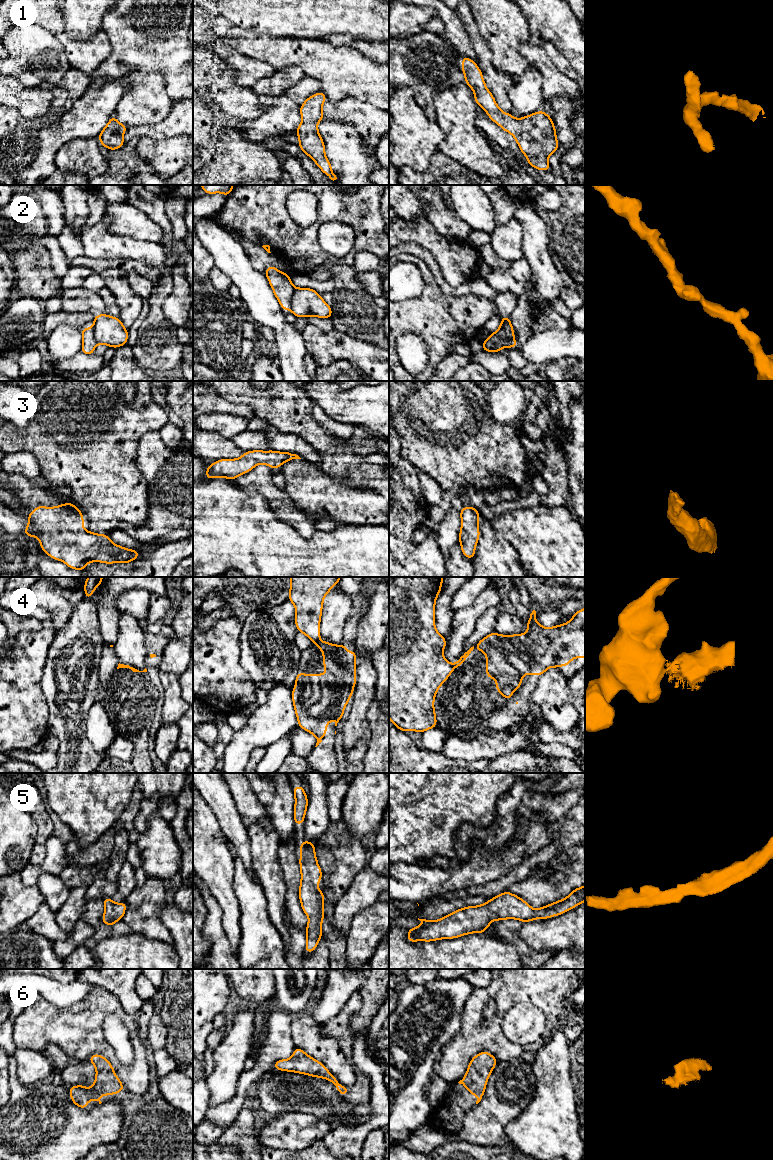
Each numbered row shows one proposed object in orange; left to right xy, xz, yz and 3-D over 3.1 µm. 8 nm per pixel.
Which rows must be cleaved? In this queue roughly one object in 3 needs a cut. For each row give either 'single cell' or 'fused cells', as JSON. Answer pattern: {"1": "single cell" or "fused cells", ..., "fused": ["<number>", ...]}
{"1": "single cell", "2": "fused cells", "3": "single cell", "4": "fused cells", "5": "single cell", "6": "single cell", "fused": ["2", "4"]}

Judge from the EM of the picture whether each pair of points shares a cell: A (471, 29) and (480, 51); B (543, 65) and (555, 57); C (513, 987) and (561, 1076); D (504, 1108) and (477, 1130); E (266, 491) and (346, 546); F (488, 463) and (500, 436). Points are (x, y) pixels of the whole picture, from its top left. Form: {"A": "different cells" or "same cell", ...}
{"A": "same cell", "B": "different cells", "C": "different cells", "D": "same cell", "E": "different cells", "F": "same cell"}

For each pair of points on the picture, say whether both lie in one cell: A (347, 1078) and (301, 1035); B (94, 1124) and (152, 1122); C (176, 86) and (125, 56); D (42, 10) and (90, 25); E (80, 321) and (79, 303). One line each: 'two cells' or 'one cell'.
A: one cell
B: two cells
C: one cell
D: two cells
E: two cells

